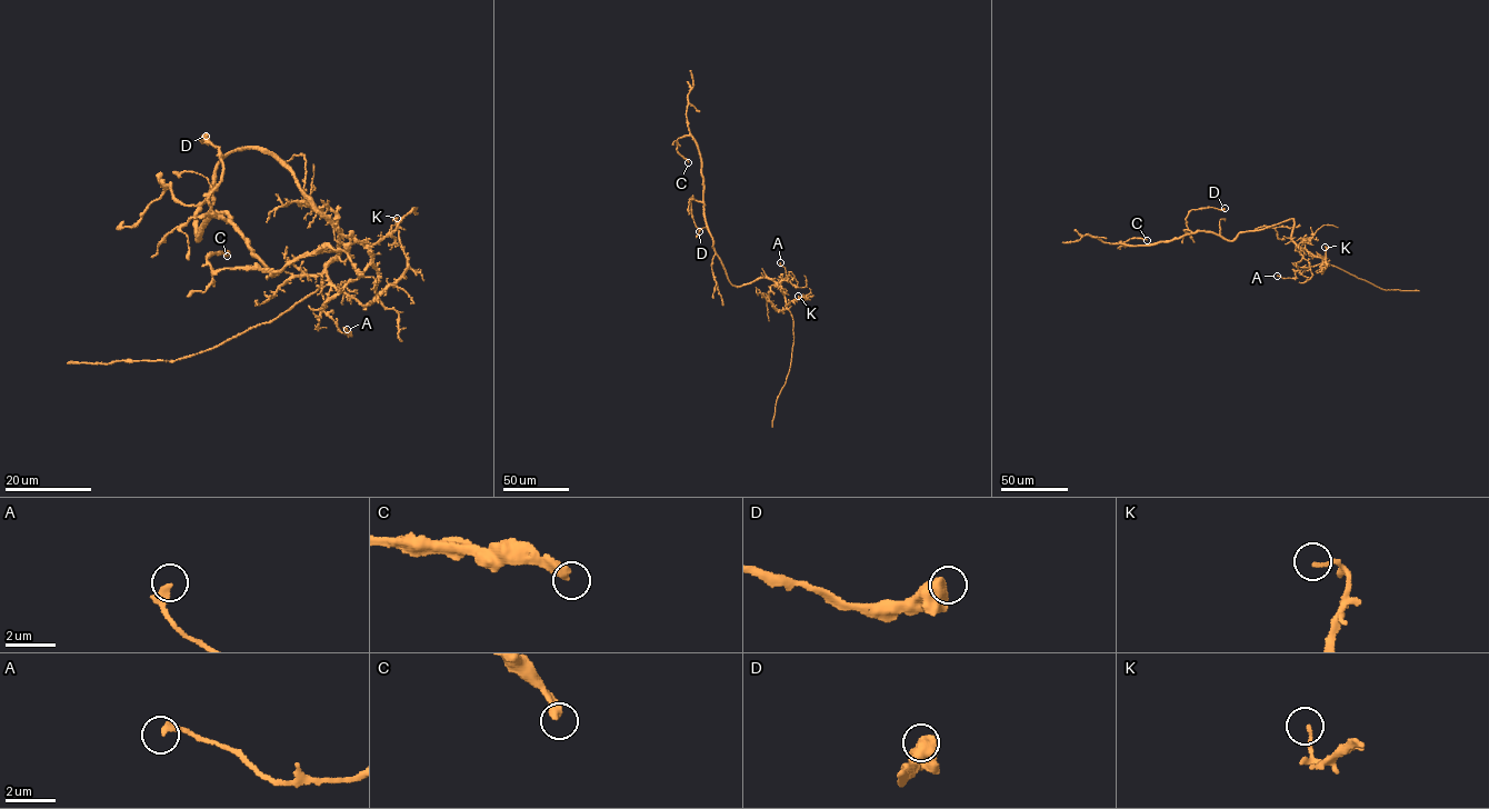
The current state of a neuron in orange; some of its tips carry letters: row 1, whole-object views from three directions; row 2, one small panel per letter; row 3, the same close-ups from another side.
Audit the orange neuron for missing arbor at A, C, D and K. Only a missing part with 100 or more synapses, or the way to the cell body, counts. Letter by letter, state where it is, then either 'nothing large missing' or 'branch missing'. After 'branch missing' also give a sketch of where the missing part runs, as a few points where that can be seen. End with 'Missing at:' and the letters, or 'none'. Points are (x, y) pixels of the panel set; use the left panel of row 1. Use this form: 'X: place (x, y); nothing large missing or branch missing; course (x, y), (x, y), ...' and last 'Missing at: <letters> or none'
A: place (347, 329); nothing large missing
C: place (227, 256); nothing large missing
D: place (206, 136); nothing large missing
K: place (397, 218); nothing large missing
Missing at: none

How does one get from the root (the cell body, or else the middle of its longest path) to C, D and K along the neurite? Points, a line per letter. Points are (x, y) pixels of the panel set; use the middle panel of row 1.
C: (726, 272), (712, 247), (705, 220), (698, 147), (690, 136), (677, 139), (677, 149), (688, 162)
D: (726, 272), (712, 247), (703, 205), (692, 196), (692, 218), (699, 231)
K: (726, 272), (731, 285), (737, 286), (768, 278), (783, 295), (786, 305), (807, 299), (798, 296)

